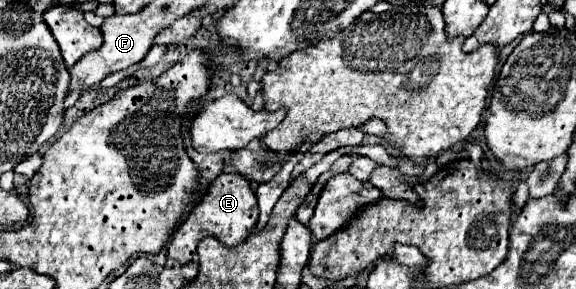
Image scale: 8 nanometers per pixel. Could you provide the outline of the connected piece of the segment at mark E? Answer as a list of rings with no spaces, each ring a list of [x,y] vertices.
[[[222,173],[210,183],[208,191],[200,199],[200,203],[190,211],[186,221],[174,231],[168,245],[168,259],[176,261],[178,265],[190,263],[196,255],[196,245],[204,237],[214,237],[226,247],[236,247],[252,233],[256,221],[258,221],[258,203],[250,183],[238,173]]]

